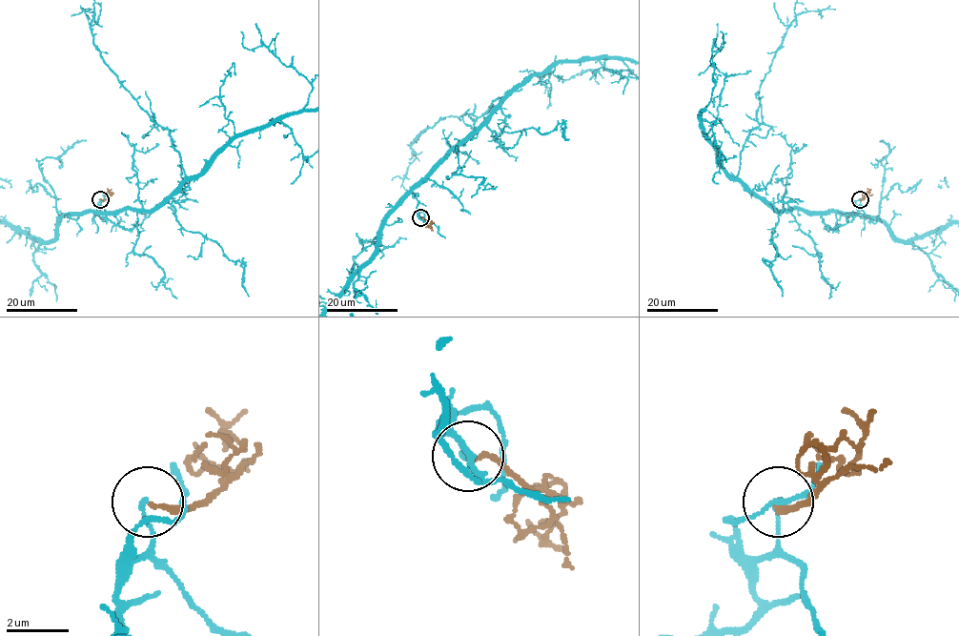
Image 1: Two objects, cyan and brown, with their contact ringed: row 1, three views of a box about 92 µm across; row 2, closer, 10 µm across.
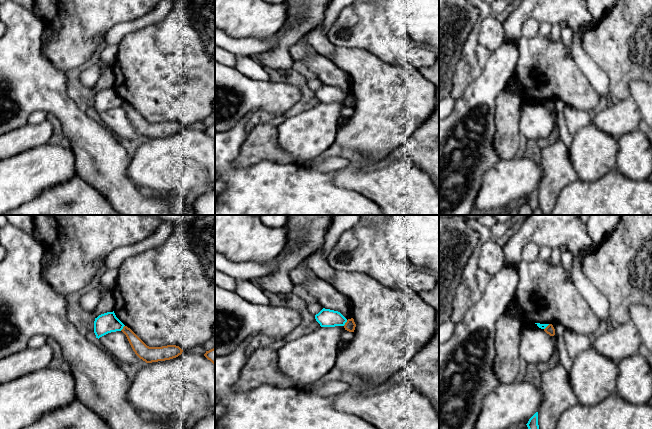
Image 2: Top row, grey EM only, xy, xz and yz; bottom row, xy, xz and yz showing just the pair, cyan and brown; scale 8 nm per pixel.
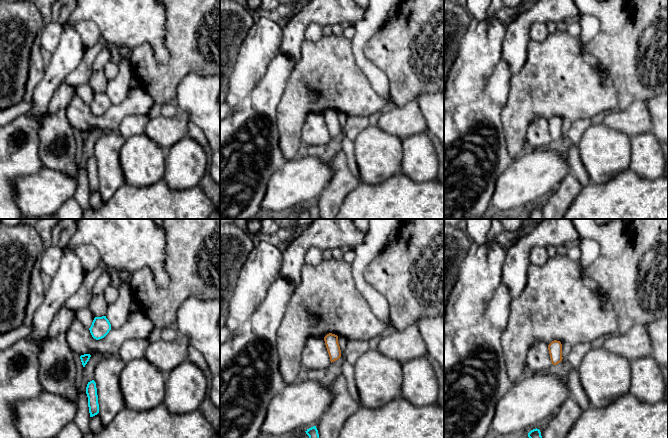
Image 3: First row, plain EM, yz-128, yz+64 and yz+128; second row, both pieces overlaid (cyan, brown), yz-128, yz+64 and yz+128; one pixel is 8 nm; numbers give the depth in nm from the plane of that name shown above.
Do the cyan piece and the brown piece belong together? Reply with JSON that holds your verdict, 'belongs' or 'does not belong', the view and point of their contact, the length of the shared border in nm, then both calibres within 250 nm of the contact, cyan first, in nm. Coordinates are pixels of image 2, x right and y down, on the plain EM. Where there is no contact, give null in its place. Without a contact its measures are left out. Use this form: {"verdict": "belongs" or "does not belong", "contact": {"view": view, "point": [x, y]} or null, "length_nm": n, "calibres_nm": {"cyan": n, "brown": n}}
{"verdict": "does not belong", "contact": {"view": "xz", "point": [345, 98]}, "length_nm": 60, "calibres_nm": {"cyan": 140, "brown": 90}}

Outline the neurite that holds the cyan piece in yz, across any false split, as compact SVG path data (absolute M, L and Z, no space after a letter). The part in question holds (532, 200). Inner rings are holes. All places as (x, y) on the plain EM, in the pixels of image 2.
M536 188L528 197L526 200L528 205L531 207L531 209L534 211L539 207L539 201L538 201L538 188Z

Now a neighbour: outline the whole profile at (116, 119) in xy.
M122 107L108 109L99 114L100 121L117 138L140 139L140 135L133 127L126 111Z

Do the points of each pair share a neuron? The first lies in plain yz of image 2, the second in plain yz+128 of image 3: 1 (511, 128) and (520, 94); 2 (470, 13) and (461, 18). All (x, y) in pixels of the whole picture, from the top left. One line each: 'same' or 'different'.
1: same
2: same

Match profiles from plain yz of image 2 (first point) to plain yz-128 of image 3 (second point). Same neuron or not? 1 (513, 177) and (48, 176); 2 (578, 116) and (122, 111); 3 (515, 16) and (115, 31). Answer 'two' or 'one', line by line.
1: one
2: two
3: one

